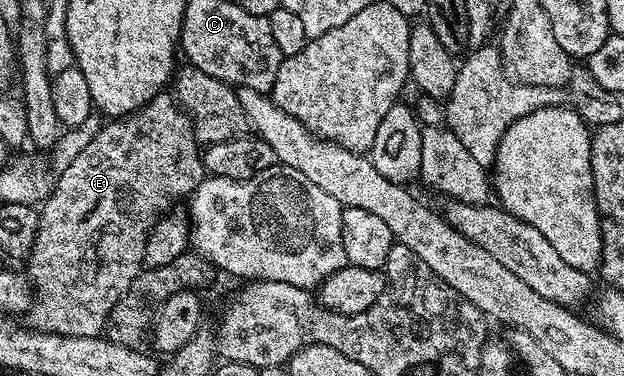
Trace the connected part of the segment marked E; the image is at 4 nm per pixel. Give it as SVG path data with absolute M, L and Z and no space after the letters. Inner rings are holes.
M169 93L156 95L150 103L145 103L139 110L131 112L124 117L113 117L108 120L106 127L101 127L81 147L81 152L66 165L57 179L57 184L48 192L43 206L39 211L39 222L37 224L37 240L32 251L27 256L29 271L27 278L35 288L33 305L27 315L27 323L32 330L44 331L47 335L66 335L67 337L91 337L101 335L106 330L109 322L111 309L125 296L127 289L131 289L131 281L135 281L137 274L143 270L145 263L145 250L149 240L149 232L153 230L161 211L172 199L180 195L189 197L196 187L203 182L207 176L205 164L199 154L199 144L193 132L193 123L184 110L175 102L174 96Z

